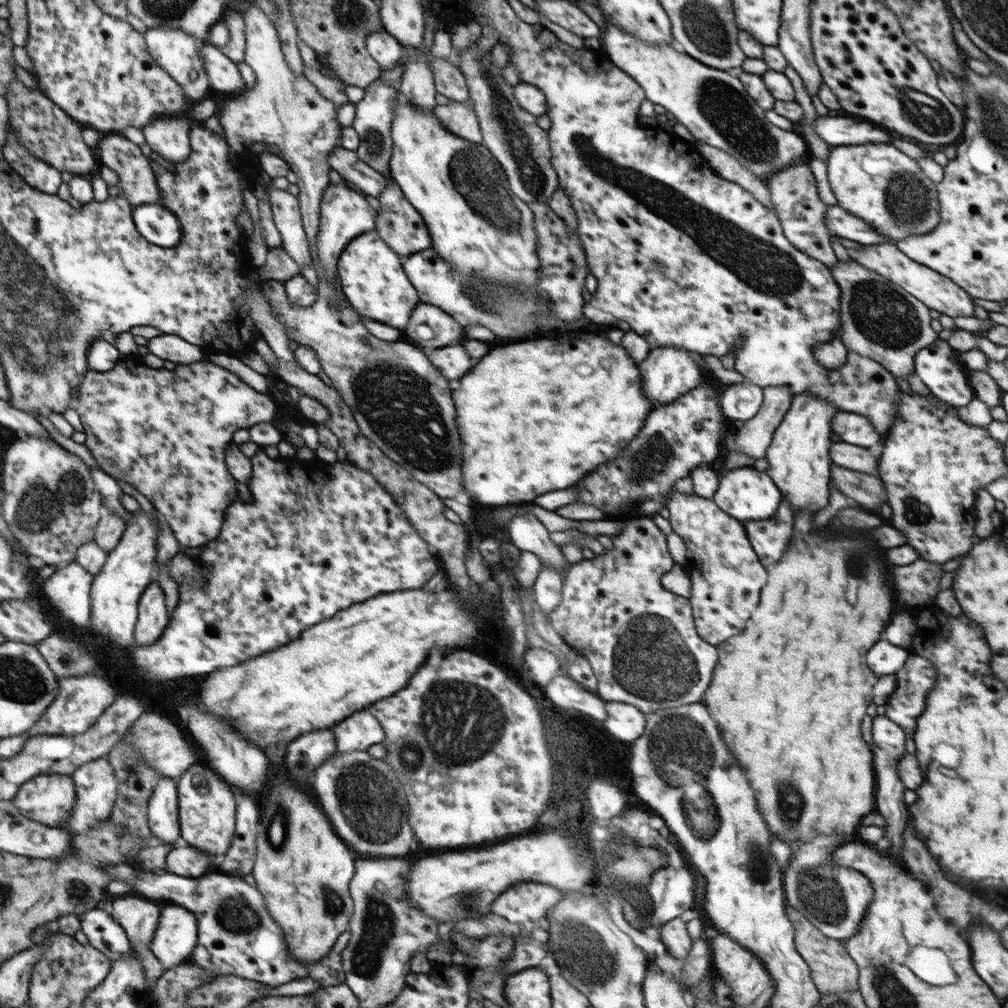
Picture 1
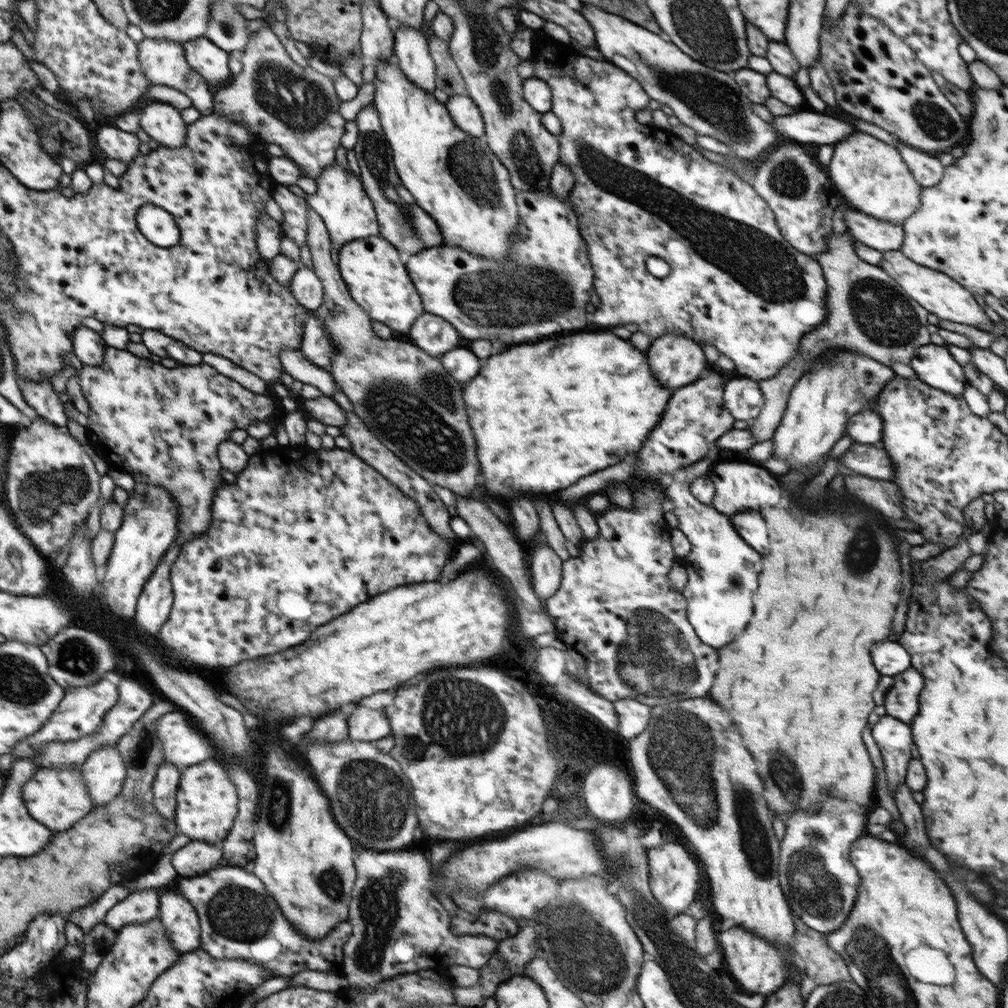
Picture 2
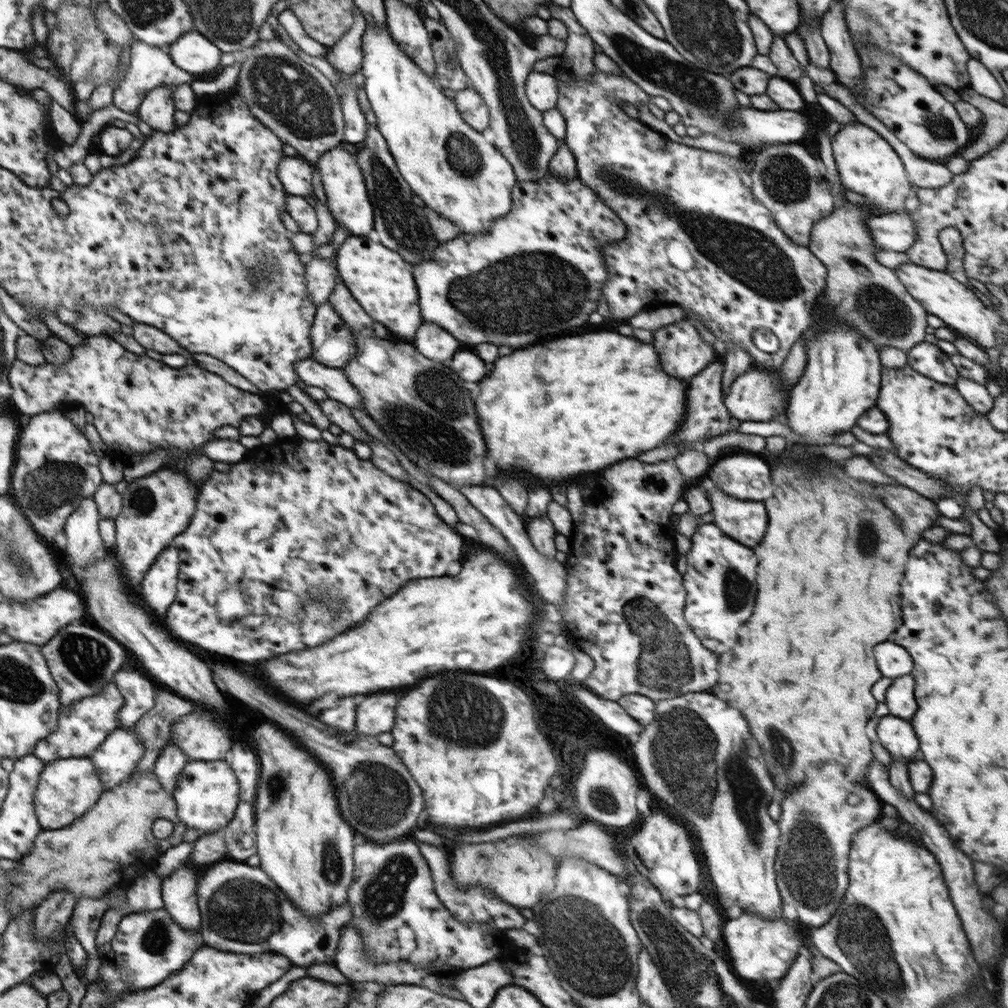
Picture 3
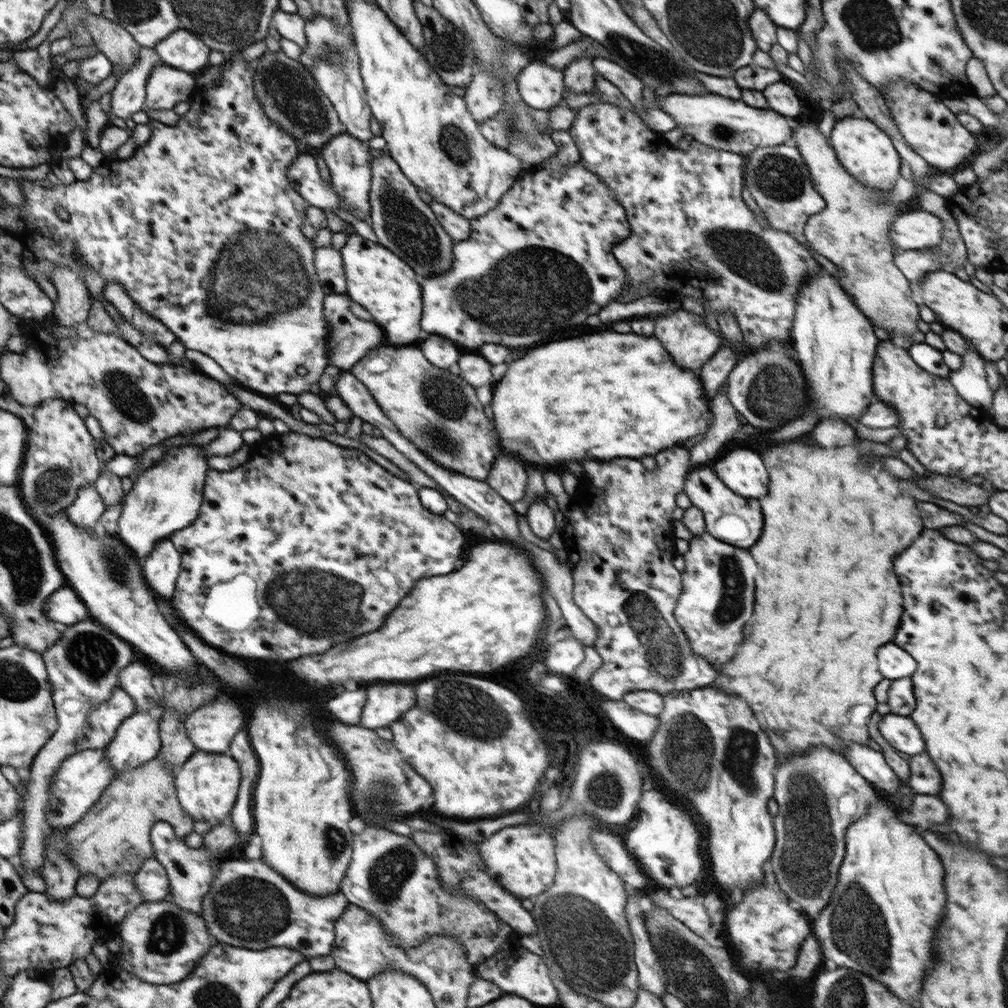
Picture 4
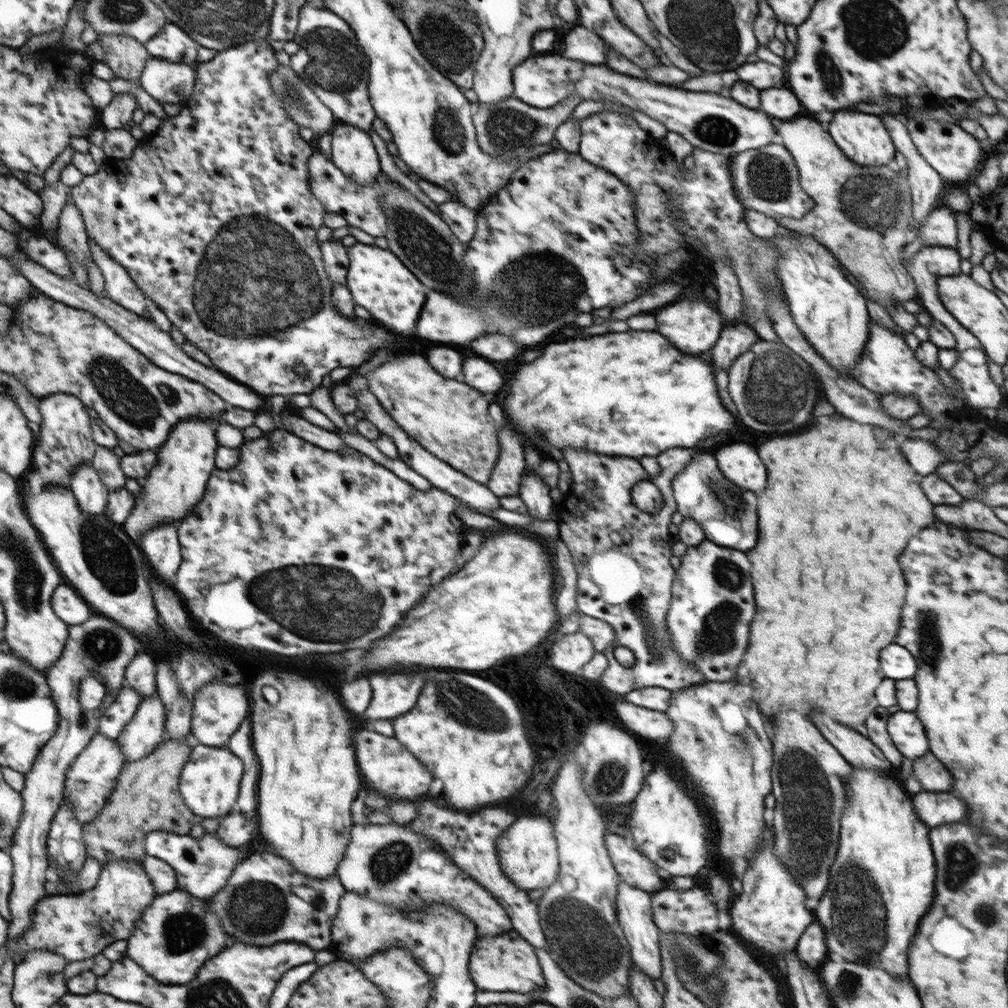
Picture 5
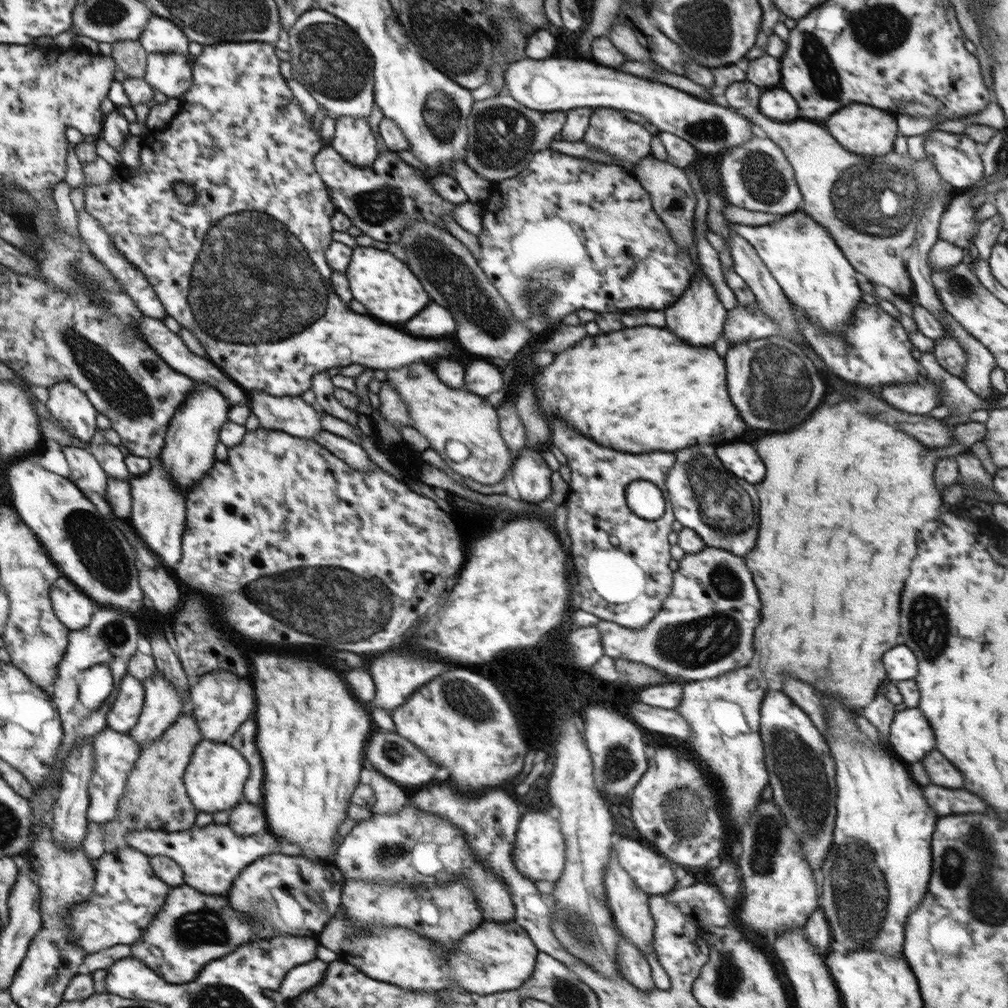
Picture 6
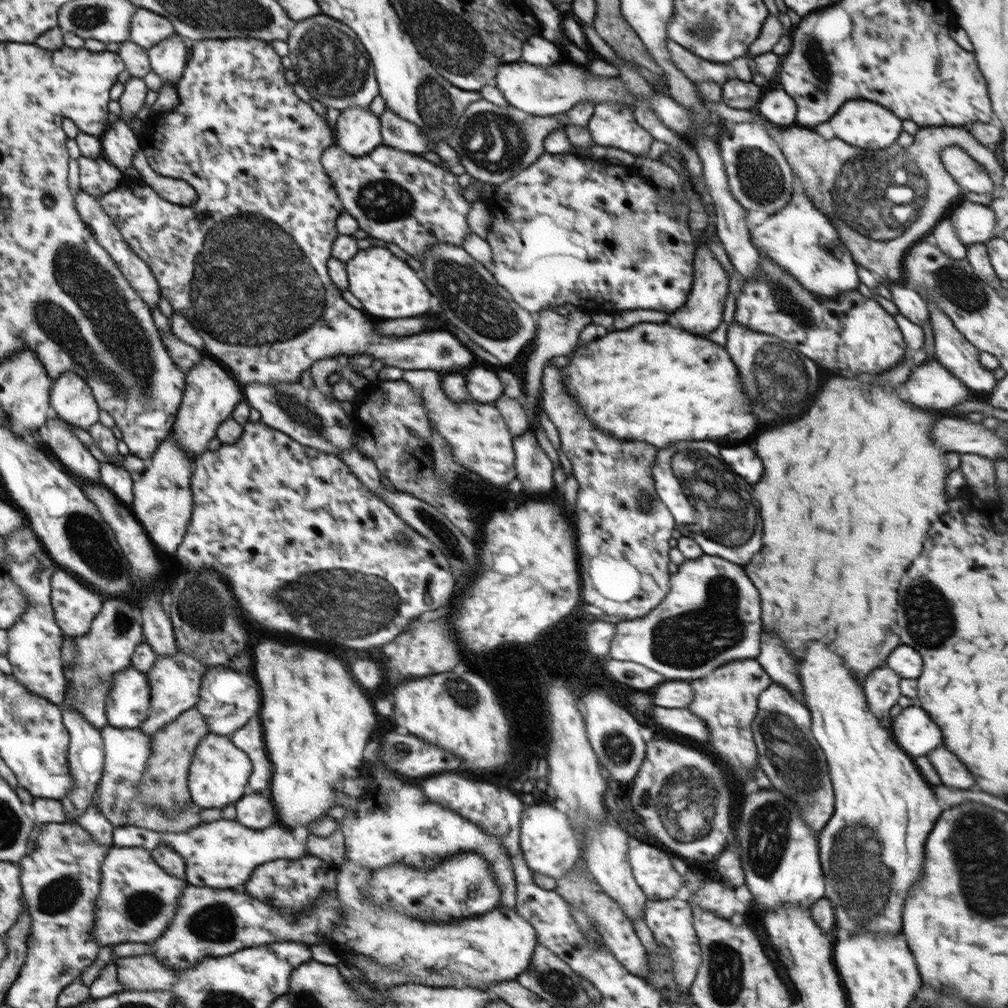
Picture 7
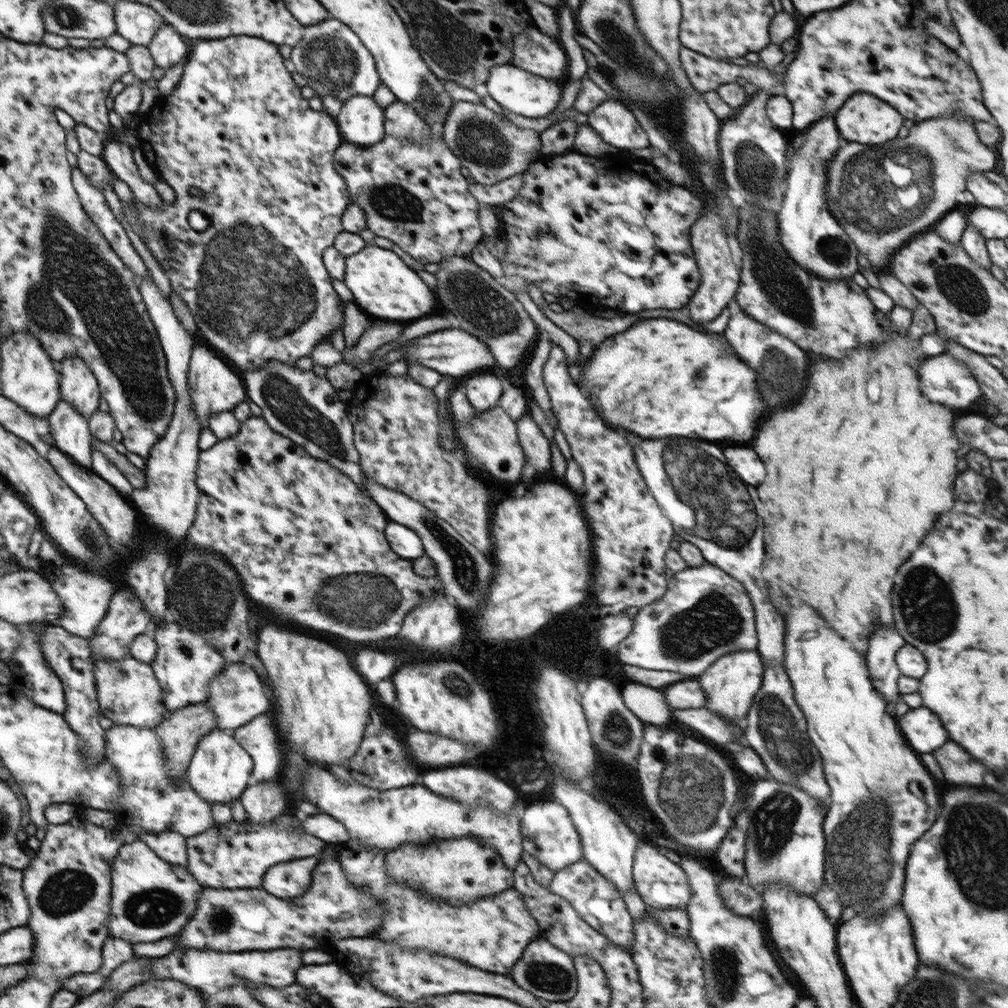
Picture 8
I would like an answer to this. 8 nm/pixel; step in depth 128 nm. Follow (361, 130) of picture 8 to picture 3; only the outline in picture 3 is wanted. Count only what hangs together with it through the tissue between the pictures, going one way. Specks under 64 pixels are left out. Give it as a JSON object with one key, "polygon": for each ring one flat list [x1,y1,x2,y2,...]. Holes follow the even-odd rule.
{"polygon":[[336,145,336,147,325,151,315,166,319,168,327,198,326,206,333,216,336,226,345,227,354,236,367,235,374,229,374,208,368,198,366,181,364,181,360,165,352,157,352,153,348,152,344,146]]}

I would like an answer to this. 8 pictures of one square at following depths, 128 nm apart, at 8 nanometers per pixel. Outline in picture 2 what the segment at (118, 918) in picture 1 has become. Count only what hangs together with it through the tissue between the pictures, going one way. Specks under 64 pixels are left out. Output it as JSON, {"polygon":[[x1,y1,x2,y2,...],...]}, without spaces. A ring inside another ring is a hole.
{"polygon":[[142,888,131,891,125,900,110,908,105,917,105,926,110,931,120,931,127,924,149,922,158,914,158,890]]}

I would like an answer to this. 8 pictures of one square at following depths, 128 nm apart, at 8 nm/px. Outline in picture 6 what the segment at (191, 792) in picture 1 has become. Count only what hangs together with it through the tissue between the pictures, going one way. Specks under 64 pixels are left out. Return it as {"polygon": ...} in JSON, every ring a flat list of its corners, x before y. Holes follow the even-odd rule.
{"polygon":[[203,739,195,748,183,780,186,781,188,796,198,811,216,813,228,810,242,800,242,788,249,774,248,761,232,745]]}

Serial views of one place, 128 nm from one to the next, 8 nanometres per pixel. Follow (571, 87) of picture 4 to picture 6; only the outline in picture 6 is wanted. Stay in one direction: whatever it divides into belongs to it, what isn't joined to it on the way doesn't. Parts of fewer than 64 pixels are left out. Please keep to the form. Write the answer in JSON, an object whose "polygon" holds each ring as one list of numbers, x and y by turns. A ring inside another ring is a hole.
{"polygon":[[506,92,474,101,468,115,466,164,482,178,497,183,512,178,525,168,536,152,548,149,564,126,565,112,538,112,522,106]]}

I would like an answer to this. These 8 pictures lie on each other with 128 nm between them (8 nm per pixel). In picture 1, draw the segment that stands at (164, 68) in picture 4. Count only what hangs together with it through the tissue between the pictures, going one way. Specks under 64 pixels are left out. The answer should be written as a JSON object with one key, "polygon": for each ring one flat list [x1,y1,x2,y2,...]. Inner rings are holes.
{"polygon":[[169,116,154,119,142,127,146,143,162,158,180,163,191,154,190,132,195,125,190,117]]}

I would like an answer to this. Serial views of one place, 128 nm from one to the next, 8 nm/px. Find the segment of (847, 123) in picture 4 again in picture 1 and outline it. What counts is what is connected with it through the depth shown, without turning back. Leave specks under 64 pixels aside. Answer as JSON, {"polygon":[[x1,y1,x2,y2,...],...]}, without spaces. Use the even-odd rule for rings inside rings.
{"polygon":[[866,143,831,148,827,160,827,175,832,192,837,198,837,205,876,227,892,242,898,242,908,235,932,231,939,222,940,204,936,182,932,182,920,170,918,160,902,154,890,143]]}

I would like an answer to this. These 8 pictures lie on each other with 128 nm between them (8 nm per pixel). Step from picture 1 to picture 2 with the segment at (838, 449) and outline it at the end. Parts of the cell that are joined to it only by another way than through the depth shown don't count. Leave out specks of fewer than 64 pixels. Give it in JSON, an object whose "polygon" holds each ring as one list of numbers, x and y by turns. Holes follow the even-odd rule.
{"polygon":[[855,442,838,460,842,460,842,464,858,472,858,475,864,474,870,478,892,481,896,474,888,452,879,444,867,445]]}

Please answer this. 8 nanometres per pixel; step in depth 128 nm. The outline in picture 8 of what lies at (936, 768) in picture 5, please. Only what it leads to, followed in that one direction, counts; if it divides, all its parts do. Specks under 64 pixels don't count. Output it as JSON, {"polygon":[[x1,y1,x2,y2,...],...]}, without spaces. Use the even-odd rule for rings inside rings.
{"polygon":[[948,742,942,748,938,748,934,752,944,778,952,784,982,784,982,778,988,774,988,768,978,762,974,756,970,756,962,746,958,746,956,742]]}

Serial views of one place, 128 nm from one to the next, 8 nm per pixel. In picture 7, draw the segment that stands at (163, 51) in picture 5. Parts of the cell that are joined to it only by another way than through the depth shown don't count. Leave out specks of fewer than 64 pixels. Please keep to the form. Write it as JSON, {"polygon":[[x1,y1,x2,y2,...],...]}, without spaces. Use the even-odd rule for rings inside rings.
{"polygon":[[136,8,131,20,131,41,149,49,176,33,175,26,166,17,151,10]]}

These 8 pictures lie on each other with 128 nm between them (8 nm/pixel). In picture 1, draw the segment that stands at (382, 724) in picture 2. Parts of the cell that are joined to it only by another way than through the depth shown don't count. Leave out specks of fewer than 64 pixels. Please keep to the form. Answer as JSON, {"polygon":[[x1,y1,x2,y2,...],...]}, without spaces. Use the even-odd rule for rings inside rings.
{"polygon":[[367,709,355,712,332,728,336,739,336,753,366,751,374,744,384,742,380,721]]}

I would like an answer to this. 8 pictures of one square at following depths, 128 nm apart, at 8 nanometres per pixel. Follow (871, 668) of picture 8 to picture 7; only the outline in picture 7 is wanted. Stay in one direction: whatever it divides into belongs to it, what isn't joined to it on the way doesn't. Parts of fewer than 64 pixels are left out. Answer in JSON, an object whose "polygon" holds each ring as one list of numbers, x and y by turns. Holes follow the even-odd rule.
{"polygon":[[884,662,882,668,870,671,864,680,863,689,866,695,870,711,878,717,878,719,890,717,890,708,898,703,902,696,899,682,901,676,898,676,894,669]]}

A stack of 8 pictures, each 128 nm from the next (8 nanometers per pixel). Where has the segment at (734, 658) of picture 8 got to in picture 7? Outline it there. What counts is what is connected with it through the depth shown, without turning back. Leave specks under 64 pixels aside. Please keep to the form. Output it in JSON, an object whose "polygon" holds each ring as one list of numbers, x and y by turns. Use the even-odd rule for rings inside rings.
{"polygon":[[756,659,730,661,710,671,702,680,692,682,694,701,688,709,706,721,710,731,710,738,706,741,710,743,710,750,714,748,713,754,724,760,736,777,748,784,748,788,754,787,754,767,759,764,752,721,758,711,758,697,770,683,770,676]]}

